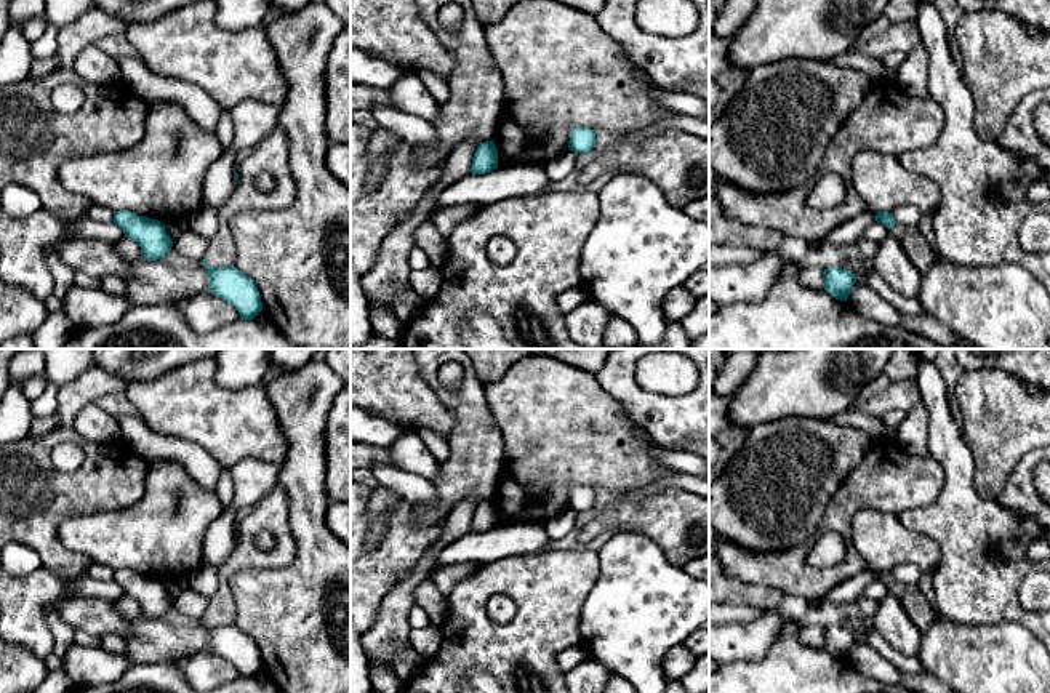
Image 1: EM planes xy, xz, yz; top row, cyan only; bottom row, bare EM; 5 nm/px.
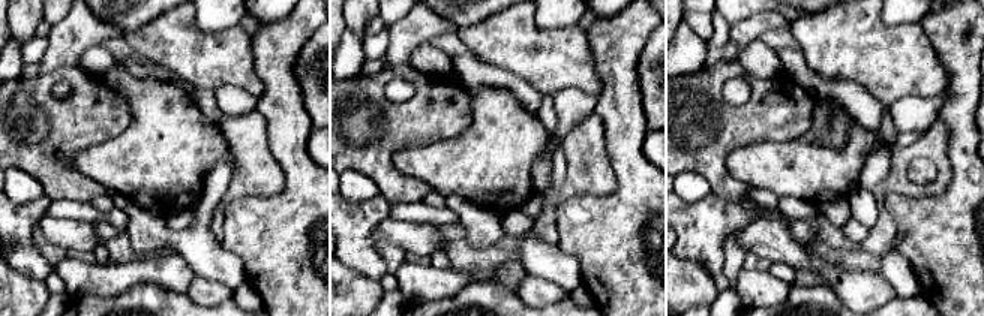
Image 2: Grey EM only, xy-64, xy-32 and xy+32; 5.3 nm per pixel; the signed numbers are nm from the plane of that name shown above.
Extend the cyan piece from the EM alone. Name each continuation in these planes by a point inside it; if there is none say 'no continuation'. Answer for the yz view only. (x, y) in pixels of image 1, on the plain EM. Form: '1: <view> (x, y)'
no continuation

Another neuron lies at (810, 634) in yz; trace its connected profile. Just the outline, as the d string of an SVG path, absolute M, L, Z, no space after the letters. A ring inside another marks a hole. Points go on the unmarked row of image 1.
M805 624L800 631L800 642L810 647L823 645L824 627L815 624Z

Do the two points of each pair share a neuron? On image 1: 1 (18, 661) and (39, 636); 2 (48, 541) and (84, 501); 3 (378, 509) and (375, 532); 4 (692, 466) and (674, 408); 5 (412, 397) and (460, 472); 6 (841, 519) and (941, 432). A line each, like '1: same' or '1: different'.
1: different
2: same
3: same
4: different
5: different
6: different

